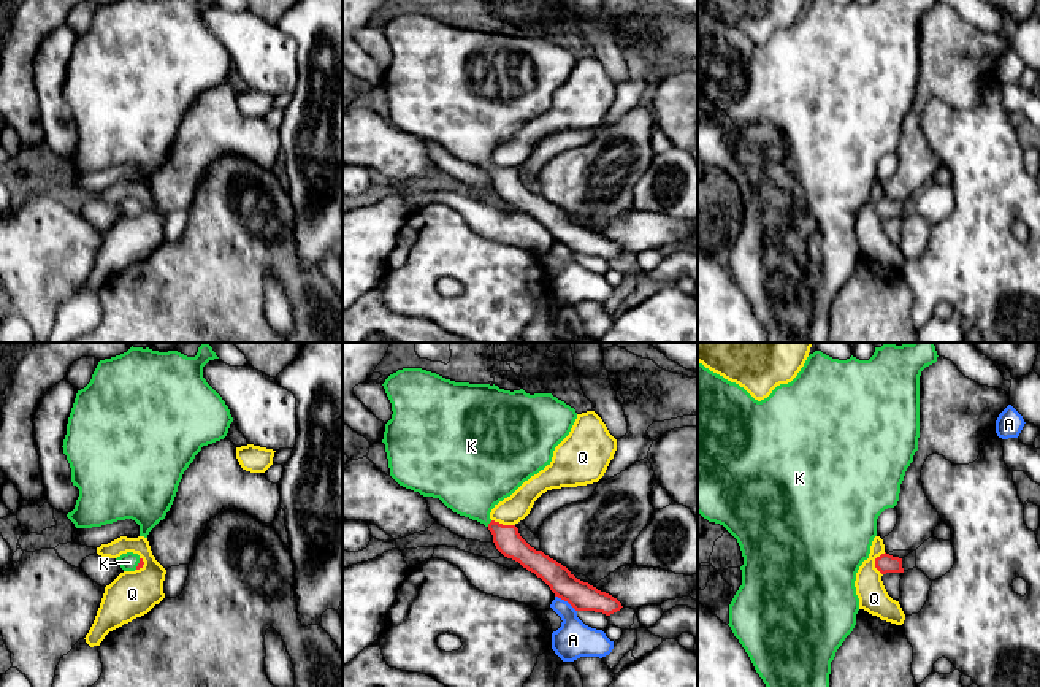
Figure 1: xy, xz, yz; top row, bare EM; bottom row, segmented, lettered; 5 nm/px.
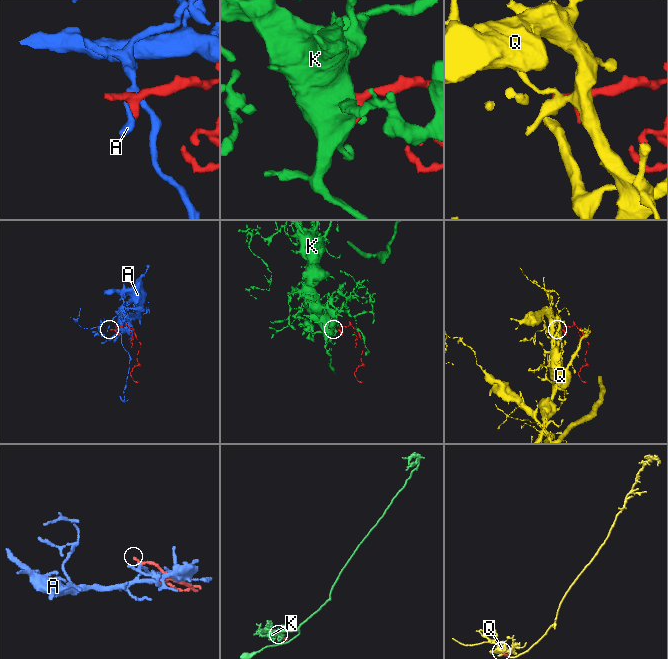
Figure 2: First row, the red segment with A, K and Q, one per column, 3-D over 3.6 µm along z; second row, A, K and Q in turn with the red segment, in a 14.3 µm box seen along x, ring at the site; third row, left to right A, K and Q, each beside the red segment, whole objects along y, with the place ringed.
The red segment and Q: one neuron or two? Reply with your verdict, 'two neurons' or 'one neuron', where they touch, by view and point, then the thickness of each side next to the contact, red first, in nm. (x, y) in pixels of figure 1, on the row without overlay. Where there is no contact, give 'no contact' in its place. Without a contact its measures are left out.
two neurons | yz (875, 207) | 100/150 nm

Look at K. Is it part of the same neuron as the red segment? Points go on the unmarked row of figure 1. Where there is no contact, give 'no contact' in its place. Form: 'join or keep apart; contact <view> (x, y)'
join; contact xz (489, 168)

